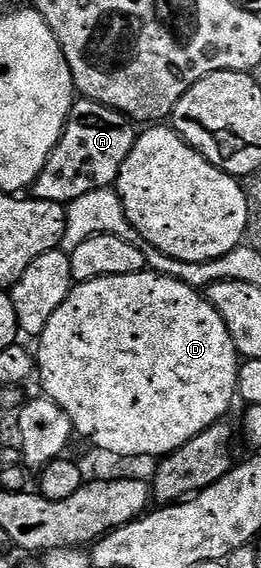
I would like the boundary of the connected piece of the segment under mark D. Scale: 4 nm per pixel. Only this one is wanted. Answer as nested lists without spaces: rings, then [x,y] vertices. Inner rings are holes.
[[[148,269],[130,275],[120,275],[119,277],[99,277],[86,283],[78,283],[73,288],[73,292],[55,309],[51,321],[47,321],[47,329],[36,340],[35,346],[35,371],[41,375],[41,387],[44,394],[67,417],[71,417],[73,430],[78,436],[90,439],[101,451],[106,451],[109,455],[157,455],[164,457],[175,449],[187,445],[199,433],[203,433],[211,425],[222,422],[229,411],[229,406],[237,399],[237,374],[241,368],[242,360],[235,349],[235,341],[231,341],[231,333],[227,333],[227,325],[223,317],[211,305],[211,301],[200,290],[185,284],[181,280],[172,279],[170,276],[160,275],[159,272]]]

